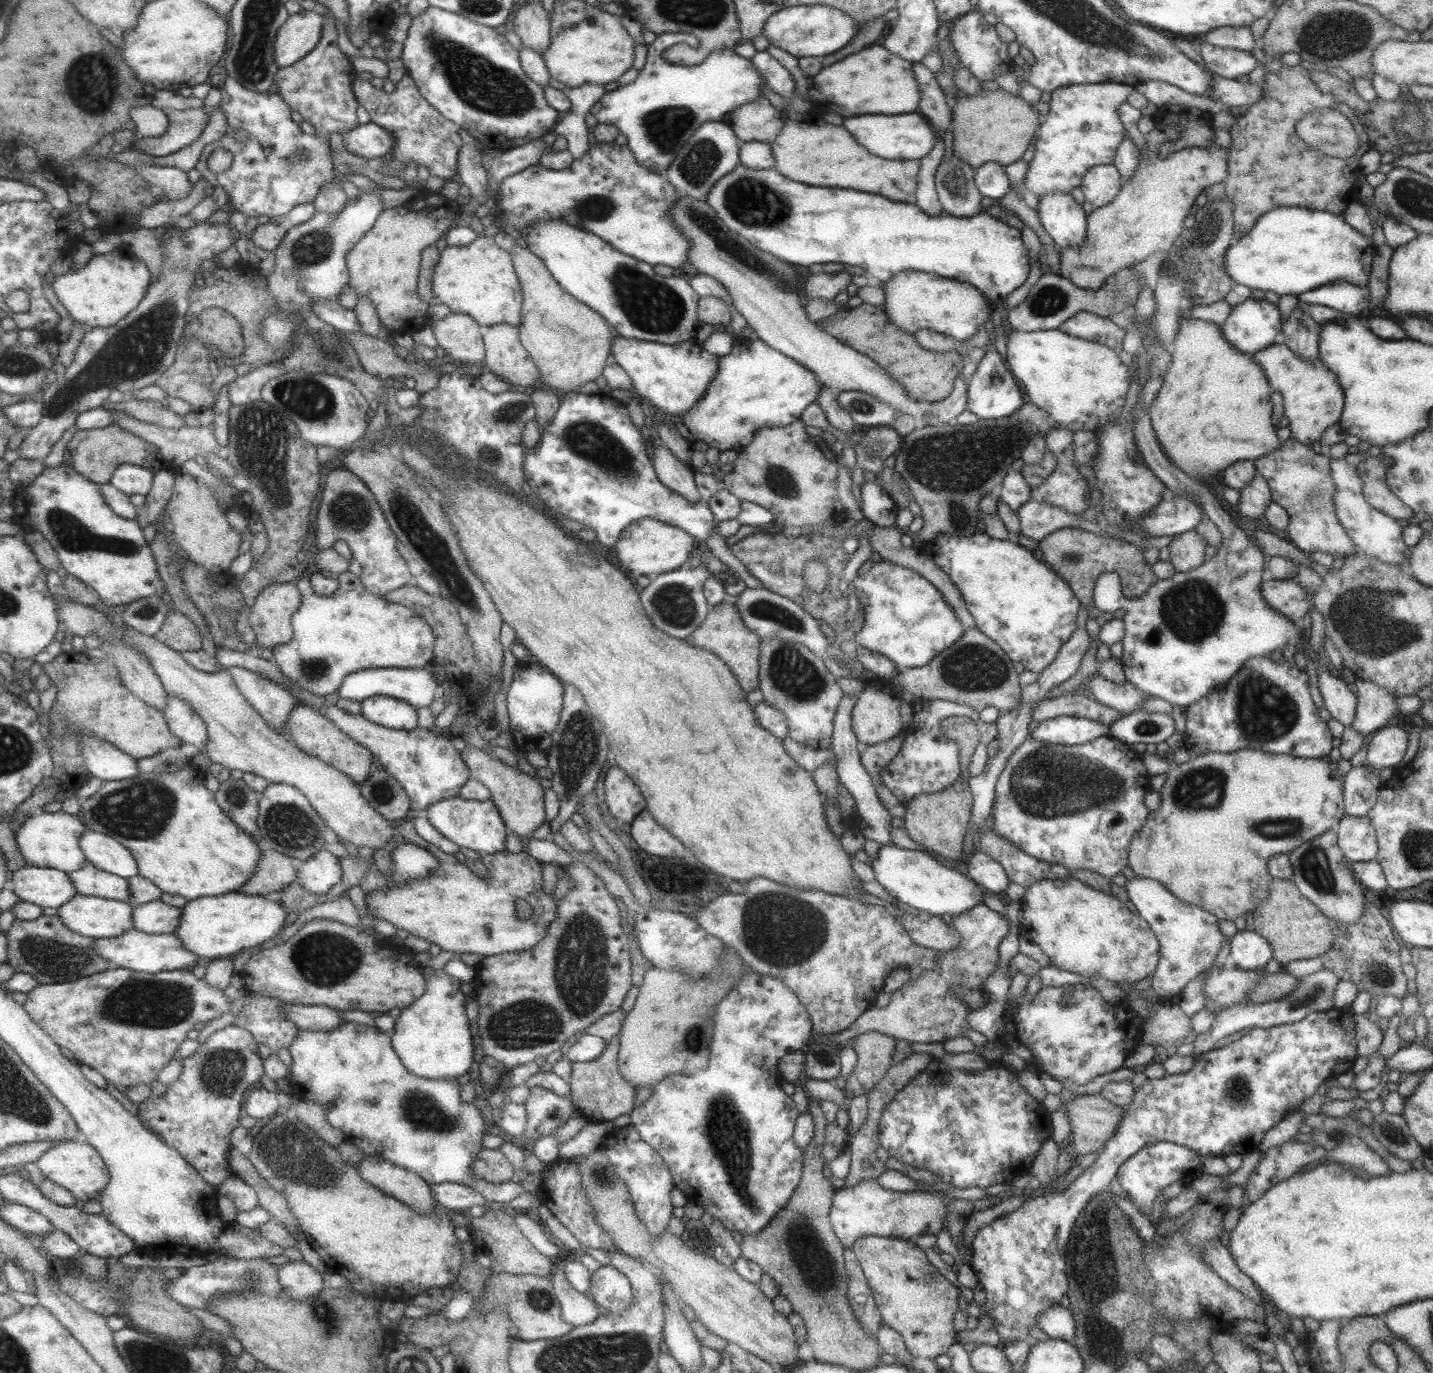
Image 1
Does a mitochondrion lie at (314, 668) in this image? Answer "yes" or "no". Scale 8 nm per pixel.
yes

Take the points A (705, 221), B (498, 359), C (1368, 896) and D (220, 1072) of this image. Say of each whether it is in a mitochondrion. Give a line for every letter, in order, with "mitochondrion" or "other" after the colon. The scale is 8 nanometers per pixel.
A: mitochondrion
B: other
C: other
D: mitochondrion

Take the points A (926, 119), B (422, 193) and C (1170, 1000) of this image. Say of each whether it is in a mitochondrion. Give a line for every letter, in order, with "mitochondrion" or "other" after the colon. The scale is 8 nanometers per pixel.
A: other
B: other
C: other

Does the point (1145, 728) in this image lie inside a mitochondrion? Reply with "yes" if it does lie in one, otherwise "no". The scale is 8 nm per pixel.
yes

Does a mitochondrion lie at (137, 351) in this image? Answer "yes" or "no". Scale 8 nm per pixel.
yes

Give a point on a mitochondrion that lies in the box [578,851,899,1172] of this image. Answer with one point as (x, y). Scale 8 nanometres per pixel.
(783, 934)

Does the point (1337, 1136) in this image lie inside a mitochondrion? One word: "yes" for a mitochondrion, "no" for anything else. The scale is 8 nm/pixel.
no

